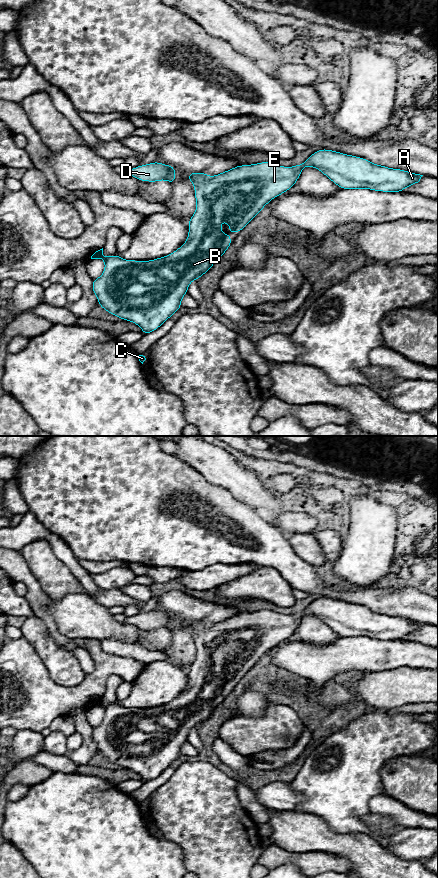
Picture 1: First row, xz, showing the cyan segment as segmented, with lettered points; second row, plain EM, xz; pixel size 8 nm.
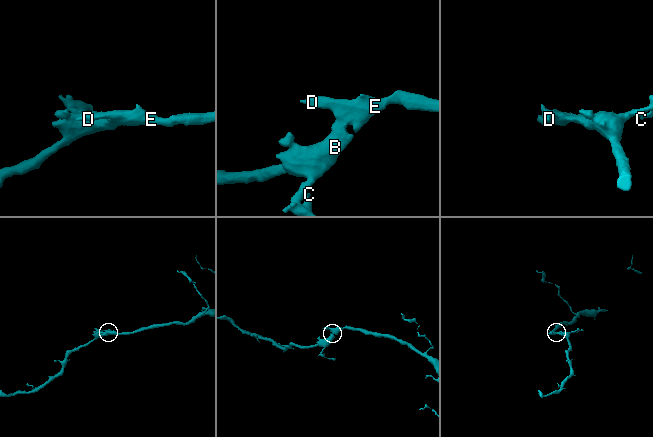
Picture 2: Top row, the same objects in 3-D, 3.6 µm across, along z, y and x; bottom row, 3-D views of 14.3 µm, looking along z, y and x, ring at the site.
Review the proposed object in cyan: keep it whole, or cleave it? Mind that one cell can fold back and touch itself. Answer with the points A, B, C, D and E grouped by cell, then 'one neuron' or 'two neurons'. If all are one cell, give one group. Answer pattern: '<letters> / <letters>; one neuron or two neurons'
A B C D E; one neuron

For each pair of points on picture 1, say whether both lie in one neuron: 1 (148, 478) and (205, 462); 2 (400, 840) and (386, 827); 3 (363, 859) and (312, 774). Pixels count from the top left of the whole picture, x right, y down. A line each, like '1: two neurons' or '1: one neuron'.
1: two neurons
2: two neurons
3: two neurons

